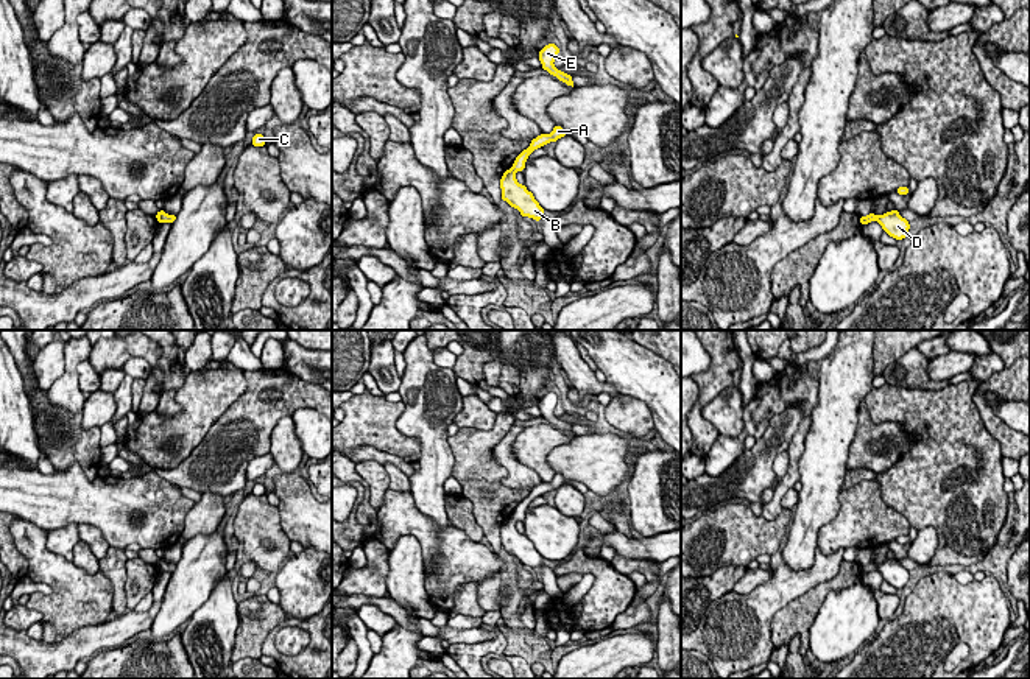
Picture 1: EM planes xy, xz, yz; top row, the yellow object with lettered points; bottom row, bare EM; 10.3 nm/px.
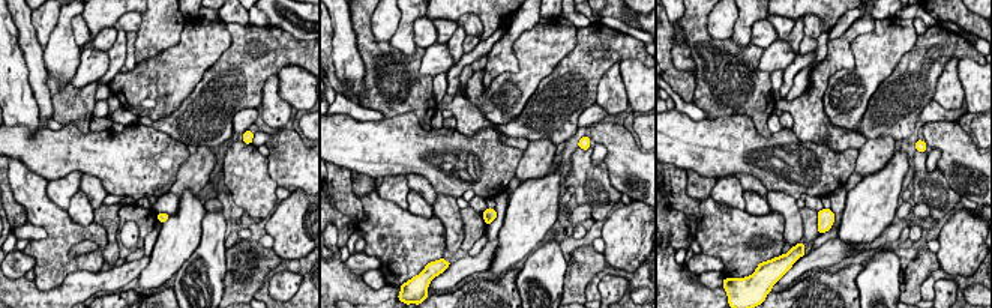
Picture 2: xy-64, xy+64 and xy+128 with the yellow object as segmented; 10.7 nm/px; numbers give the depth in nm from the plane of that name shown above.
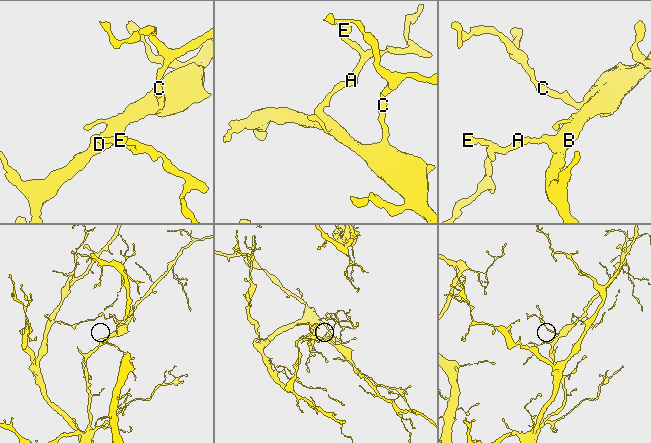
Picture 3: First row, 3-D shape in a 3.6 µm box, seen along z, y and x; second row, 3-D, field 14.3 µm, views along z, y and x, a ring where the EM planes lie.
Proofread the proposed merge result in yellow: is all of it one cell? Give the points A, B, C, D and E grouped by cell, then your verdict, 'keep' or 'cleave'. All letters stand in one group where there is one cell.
A B C D E | keep

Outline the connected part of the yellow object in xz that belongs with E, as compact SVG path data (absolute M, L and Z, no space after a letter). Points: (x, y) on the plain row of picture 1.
M549 392L545 394L541 400L539 400L539 410L542 413L542 417L549 420L549 424L555 424L558 427L558 430L566 431L567 434L570 434L572 438L575 438L575 433L572 430L572 425L558 419L553 414L553 410L556 406L556 403L559 402L559 397L555 392Z

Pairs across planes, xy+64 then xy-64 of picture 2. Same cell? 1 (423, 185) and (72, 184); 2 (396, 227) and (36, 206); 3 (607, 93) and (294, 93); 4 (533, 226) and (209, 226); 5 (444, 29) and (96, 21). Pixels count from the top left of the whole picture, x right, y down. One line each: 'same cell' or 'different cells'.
1: different cells
2: same cell
3: different cells
4: different cells
5: different cells

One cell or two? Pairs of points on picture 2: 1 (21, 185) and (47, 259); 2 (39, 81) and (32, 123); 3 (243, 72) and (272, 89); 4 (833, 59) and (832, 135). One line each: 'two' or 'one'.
1: one
2: two
3: two
4: one

